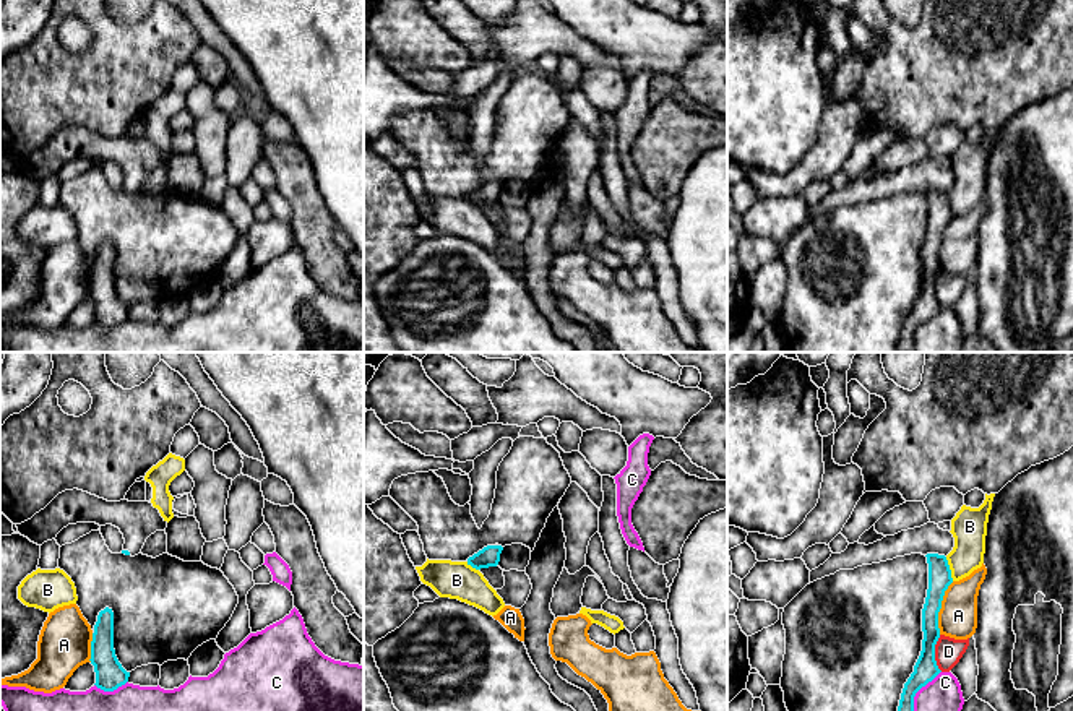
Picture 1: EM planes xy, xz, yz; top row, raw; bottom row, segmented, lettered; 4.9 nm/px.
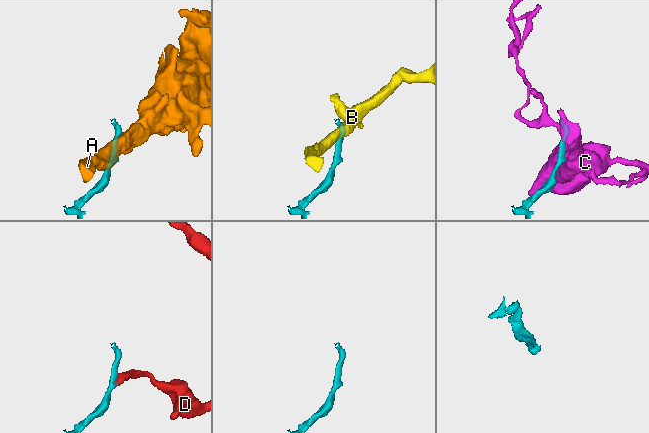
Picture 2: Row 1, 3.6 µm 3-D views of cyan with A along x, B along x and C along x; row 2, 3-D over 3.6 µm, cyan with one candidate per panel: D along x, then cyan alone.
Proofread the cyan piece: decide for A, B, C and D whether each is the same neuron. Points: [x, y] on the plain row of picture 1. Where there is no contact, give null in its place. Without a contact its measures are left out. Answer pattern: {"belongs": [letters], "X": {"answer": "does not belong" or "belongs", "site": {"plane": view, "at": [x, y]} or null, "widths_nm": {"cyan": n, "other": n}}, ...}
{"belongs": [], "A": {"answer": "does not belong", "site": {"plane": "yz", "at": [940, 244]}, "widths_nm": {"cyan": 110, "other": 190}}, "B": {"answer": "does not belong", "site": {"plane": "yz", "at": [948, 205]}, "widths_nm": {"cyan": 110, "other": 180}}, "C": {"answer": "does not belong", "site": {"plane": "xy", "at": [111, 327]}, "widths_nm": {"cyan": 140, "other": 300}}, "D": {"answer": "does not belong", "site": {"plane": "yz", "at": [934, 289]}, "widths_nm": {"cyan": 120, "other": 140}}}

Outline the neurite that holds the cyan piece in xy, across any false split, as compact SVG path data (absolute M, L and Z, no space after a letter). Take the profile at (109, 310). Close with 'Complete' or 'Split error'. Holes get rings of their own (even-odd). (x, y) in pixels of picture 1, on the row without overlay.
M106 243L99 248L91 278L91 300L96 308L96 323L114 328L128 318L127 308L119 299L114 286L114 248Z. Complete

